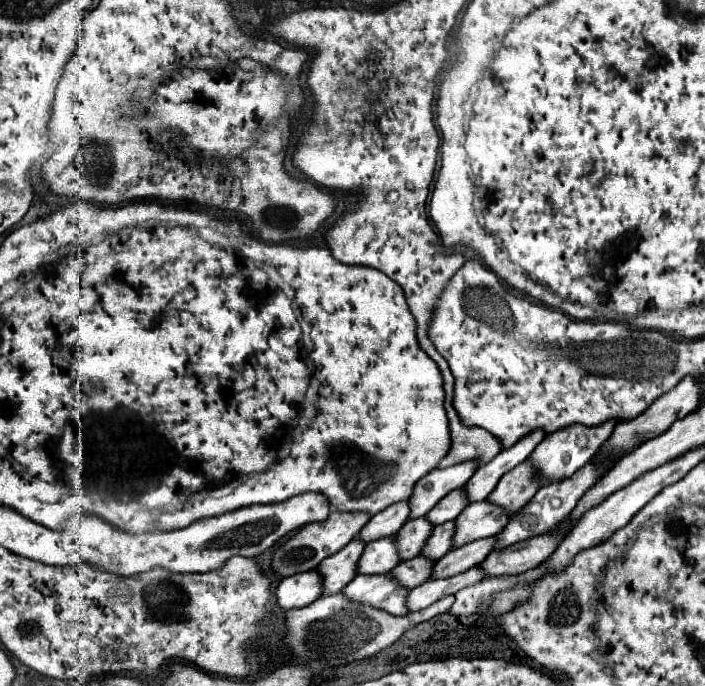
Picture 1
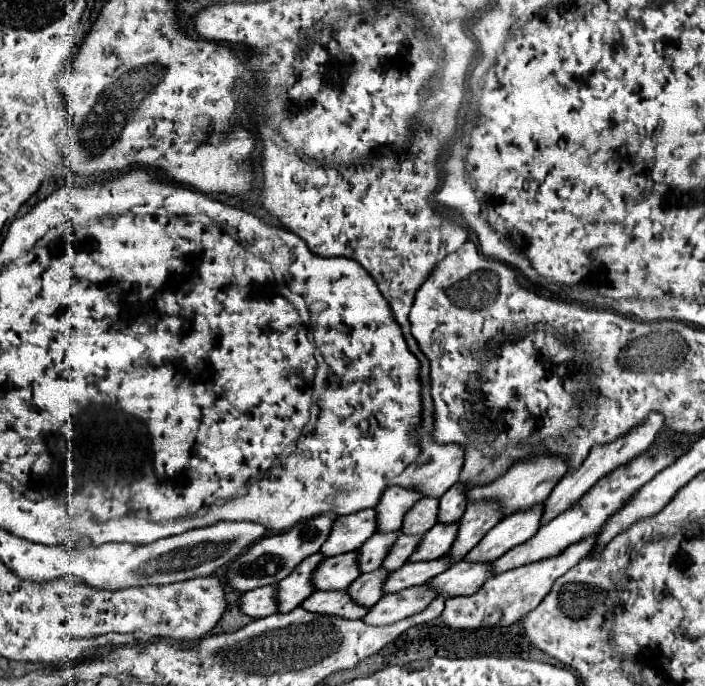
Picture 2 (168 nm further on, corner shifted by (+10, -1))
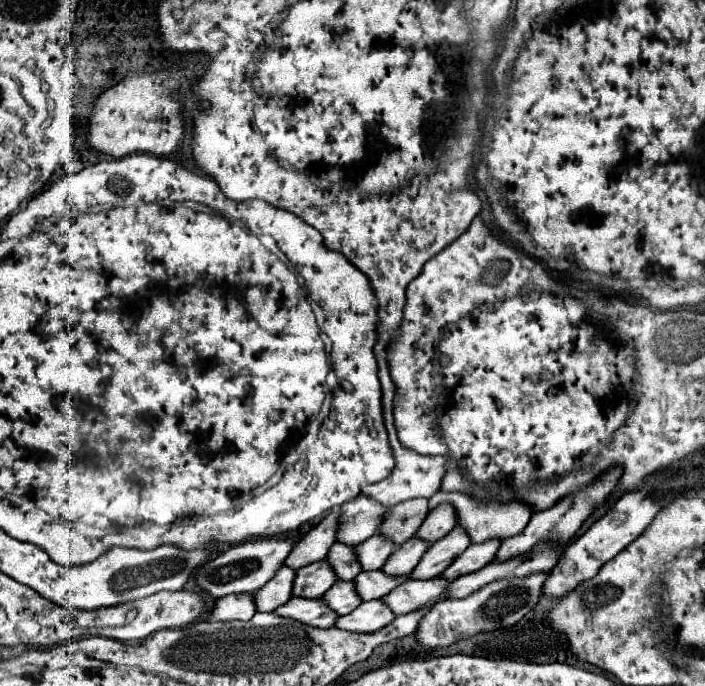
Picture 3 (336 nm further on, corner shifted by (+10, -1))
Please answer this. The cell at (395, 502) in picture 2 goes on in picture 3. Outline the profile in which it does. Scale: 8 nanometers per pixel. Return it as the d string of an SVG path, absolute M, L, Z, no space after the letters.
M358 495L356 499L344 503L340 507L340 531L336 533L336 539L346 545L358 545L360 541L366 541L376 533L384 511L386 507L376 505L376 501L364 495Z

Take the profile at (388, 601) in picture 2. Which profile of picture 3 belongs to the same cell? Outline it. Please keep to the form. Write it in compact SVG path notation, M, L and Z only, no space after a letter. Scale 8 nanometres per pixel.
M382 601L360 603L352 613L338 617L334 627L352 633L374 633L388 625L396 615Z

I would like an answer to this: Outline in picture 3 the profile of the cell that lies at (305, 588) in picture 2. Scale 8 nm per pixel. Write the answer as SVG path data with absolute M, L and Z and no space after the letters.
M280 567L276 575L254 593L254 605L258 611L272 611L278 605L284 605L292 597L292 581L296 571L288 567Z

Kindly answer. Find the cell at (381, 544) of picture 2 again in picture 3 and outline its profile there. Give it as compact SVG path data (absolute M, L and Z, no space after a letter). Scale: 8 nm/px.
M334 543L332 549L328 551L326 561L334 569L334 573L340 581L352 581L362 571L360 563L356 561L354 549L344 543Z

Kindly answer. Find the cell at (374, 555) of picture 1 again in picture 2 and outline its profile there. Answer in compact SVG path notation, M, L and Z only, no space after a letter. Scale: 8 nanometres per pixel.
M352 551L336 557L326 557L314 573L314 583L320 591L340 591L348 589L360 575L358 553Z

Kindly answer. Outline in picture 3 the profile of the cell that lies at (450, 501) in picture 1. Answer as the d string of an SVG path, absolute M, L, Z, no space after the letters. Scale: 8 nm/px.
M426 499L402 501L402 503L390 507L382 515L378 533L400 547L404 541L414 537L414 533L418 531L418 527L422 525L426 515L428 515L428 501Z

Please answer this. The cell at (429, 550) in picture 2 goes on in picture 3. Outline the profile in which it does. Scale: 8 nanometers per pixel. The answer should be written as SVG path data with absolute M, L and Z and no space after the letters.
M412 537L410 541L400 545L396 549L396 553L392 553L388 557L388 561L384 563L384 567L380 571L390 575L390 577L408 575L418 565L418 561L424 555L424 551L426 551L426 541L420 541L418 537Z

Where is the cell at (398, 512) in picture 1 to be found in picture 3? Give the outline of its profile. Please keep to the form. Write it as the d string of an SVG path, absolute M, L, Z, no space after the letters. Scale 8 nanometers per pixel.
M340 509L330 511L316 527L312 527L298 543L296 547L290 551L290 555L286 557L284 565L296 565L292 569L300 569L304 565L322 561L328 555L328 549L334 545L336 541L336 529L338 529L338 513Z

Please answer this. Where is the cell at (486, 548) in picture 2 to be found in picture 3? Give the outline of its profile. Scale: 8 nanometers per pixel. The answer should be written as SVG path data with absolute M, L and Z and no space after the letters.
M486 541L484 545L470 545L464 553L460 553L452 561L450 567L444 569L444 573L440 573L440 579L454 581L462 575L468 575L468 573L474 573L474 571L482 569L496 555L496 545L500 545L500 541Z

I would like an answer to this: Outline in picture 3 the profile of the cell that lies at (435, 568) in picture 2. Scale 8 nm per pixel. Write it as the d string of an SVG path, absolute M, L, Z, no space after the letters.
M364 571L358 573L356 581L352 581L356 585L356 593L360 595L362 601L372 601L372 599L382 599L384 595L388 595L396 585L404 583L404 579L408 577L388 577L382 571Z

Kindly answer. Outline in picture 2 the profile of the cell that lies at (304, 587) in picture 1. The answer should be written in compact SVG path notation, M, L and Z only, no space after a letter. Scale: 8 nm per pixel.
M268 585L268 587L260 587L260 589L252 589L252 591L244 593L240 609L242 609L242 613L246 613L248 617L254 617L254 619L274 615L278 611L276 585Z

